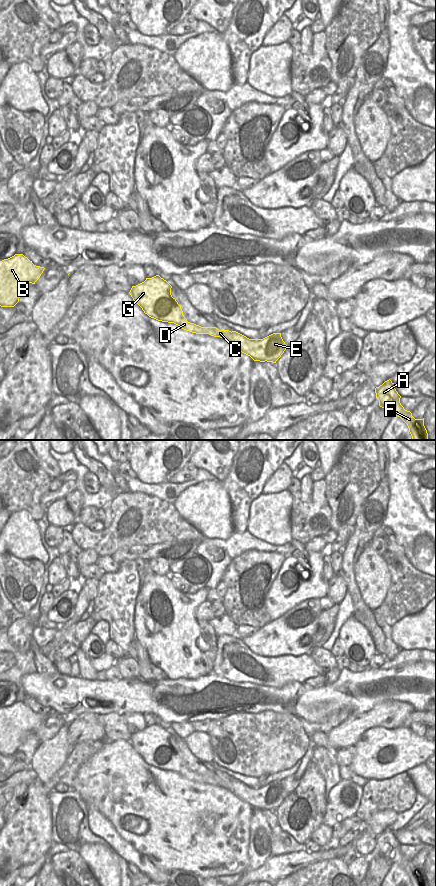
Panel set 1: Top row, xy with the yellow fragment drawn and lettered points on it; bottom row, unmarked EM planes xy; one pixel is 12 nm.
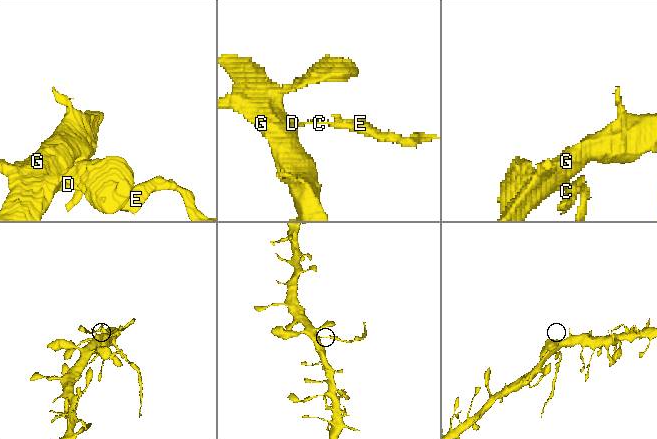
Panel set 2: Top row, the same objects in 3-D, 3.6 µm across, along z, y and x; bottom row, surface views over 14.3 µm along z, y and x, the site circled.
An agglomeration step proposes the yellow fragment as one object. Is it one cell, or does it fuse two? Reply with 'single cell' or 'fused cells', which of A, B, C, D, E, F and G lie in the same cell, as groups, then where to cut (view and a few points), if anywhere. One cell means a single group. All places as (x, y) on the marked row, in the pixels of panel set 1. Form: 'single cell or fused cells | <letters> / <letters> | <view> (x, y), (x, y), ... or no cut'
fused cells | A E F / B C D G | xy (232, 332), (228, 341)

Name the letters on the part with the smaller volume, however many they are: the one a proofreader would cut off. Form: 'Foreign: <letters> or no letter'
Foreign: A, E, F

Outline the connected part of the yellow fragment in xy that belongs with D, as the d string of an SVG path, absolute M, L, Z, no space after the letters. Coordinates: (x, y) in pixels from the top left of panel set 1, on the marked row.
M159 275L132 286L130 295L145 314L158 321L174 323L186 331L196 334L209 334L230 340L232 332L216 327L201 327L190 323L183 315L181 306L171 295L172 286Z

